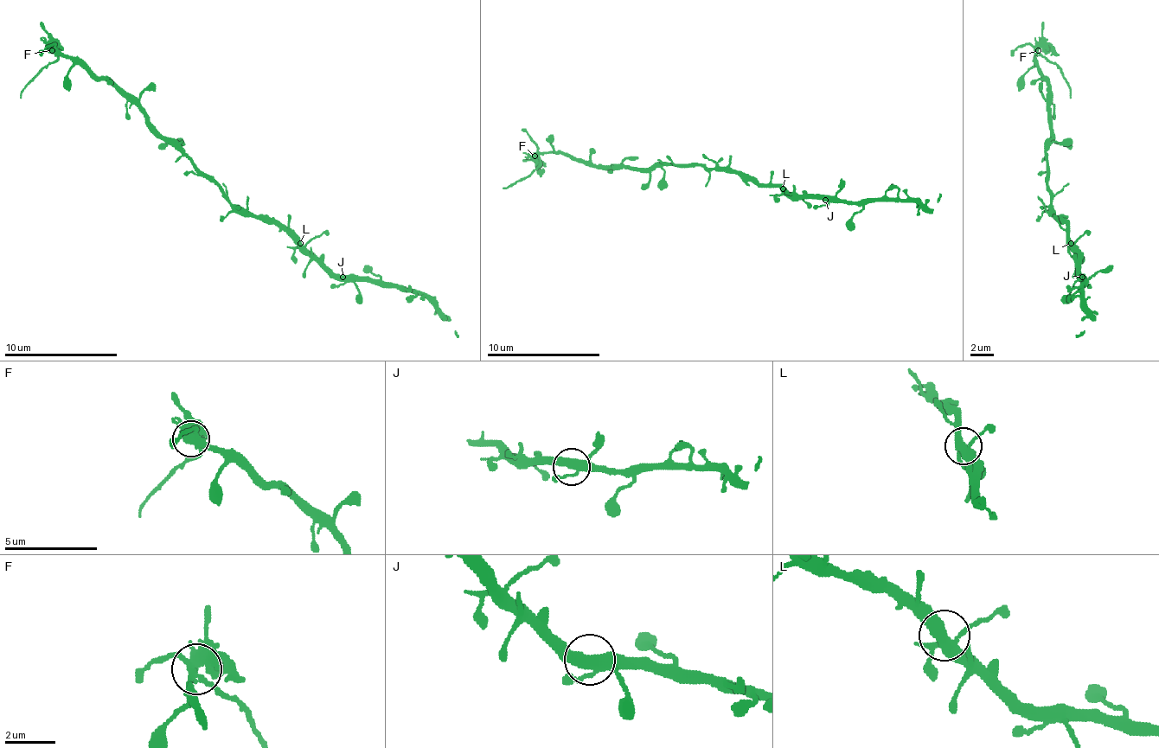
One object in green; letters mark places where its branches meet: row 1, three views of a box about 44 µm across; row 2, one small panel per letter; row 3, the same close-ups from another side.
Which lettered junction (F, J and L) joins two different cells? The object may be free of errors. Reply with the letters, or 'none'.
F

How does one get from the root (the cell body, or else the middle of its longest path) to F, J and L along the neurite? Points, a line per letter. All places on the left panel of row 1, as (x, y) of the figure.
F: (229, 198), (107, 82), (93, 79), (80, 65), (73, 65), (51, 51)
J: (229, 198), (232, 203), (280, 223), (311, 254), (320, 257), (342, 277)
L: (229, 198), (232, 203), (238, 203), (254, 214), (272, 218), (300, 243)

